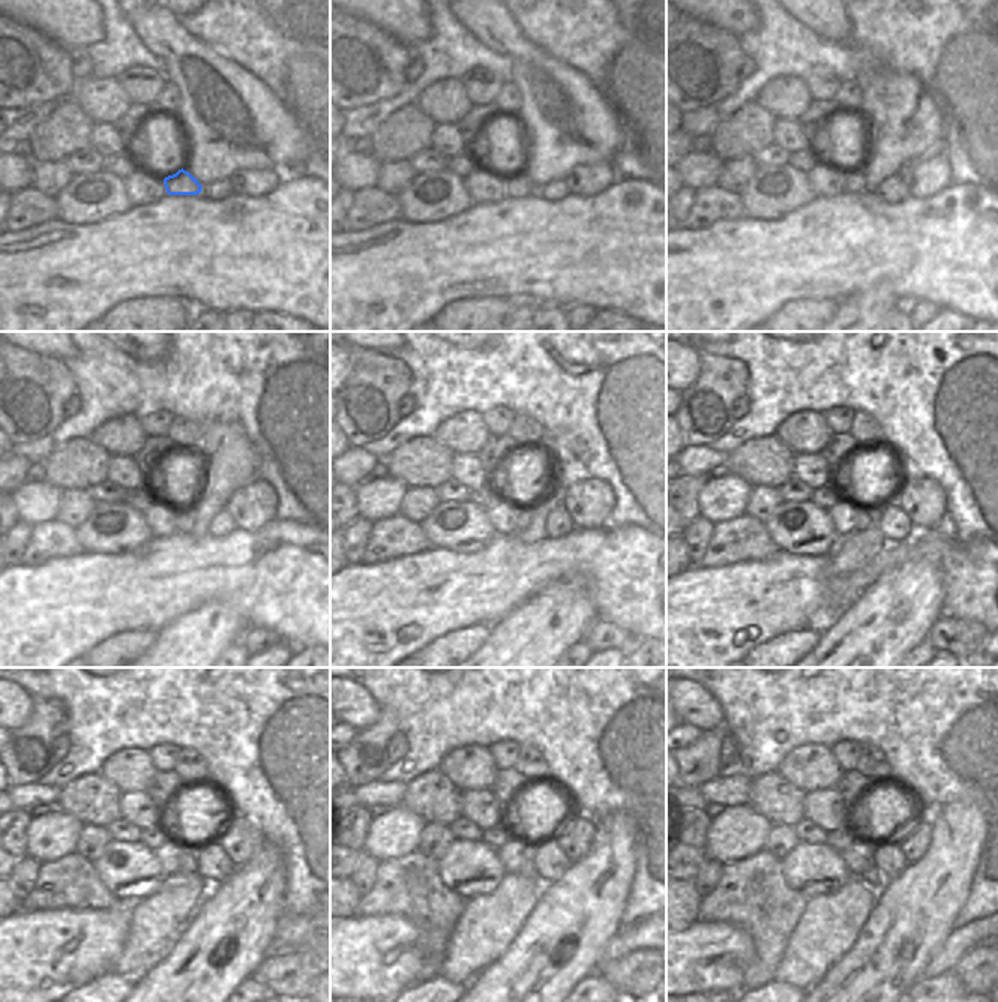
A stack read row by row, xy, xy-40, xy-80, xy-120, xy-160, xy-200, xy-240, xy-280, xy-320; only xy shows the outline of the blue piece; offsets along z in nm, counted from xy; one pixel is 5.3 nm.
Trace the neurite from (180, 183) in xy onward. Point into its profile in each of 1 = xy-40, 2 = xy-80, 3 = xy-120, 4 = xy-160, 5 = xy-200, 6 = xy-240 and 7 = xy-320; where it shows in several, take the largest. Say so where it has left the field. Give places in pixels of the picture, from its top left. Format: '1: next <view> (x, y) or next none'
1: next xy-40 (518, 185)
2: next xy-80 (853, 180)
3: next xy-120 (185, 518)
4: next xy-160 (526, 513)
5: next xy-200 (862, 513)
6: next xy-240 (189, 861)
7: next xy-320 (872, 879)

